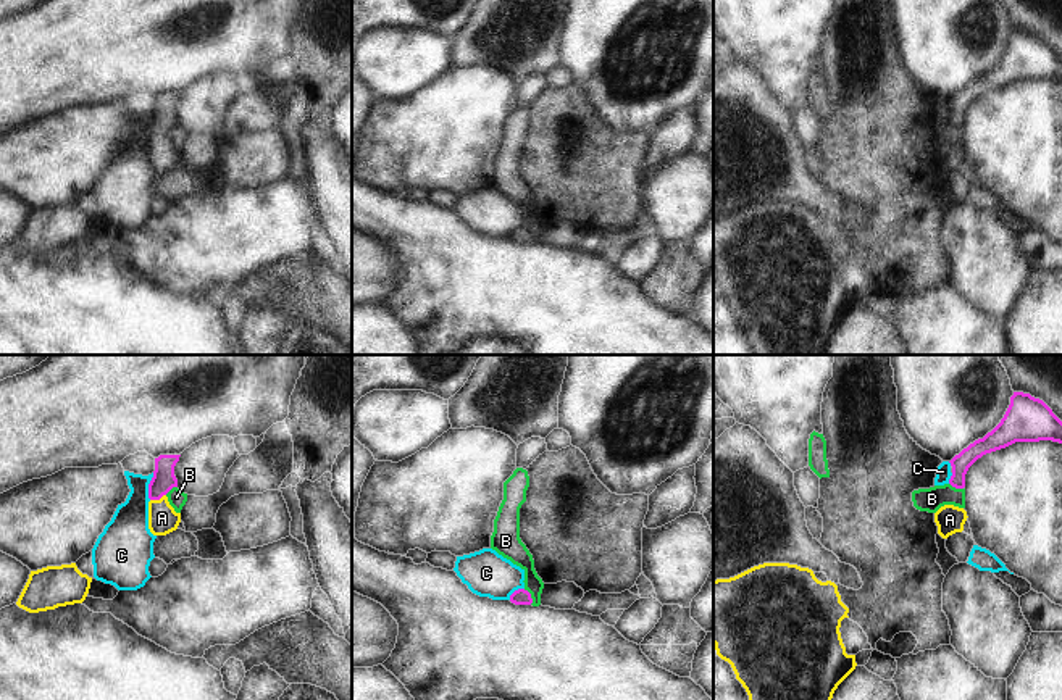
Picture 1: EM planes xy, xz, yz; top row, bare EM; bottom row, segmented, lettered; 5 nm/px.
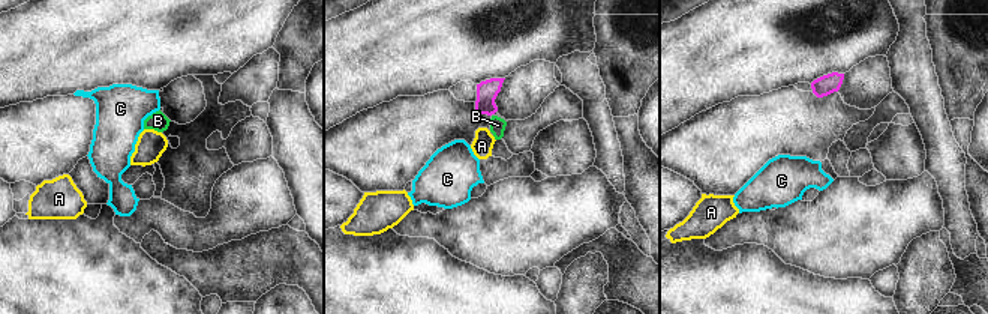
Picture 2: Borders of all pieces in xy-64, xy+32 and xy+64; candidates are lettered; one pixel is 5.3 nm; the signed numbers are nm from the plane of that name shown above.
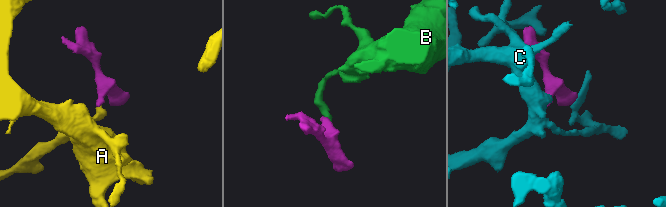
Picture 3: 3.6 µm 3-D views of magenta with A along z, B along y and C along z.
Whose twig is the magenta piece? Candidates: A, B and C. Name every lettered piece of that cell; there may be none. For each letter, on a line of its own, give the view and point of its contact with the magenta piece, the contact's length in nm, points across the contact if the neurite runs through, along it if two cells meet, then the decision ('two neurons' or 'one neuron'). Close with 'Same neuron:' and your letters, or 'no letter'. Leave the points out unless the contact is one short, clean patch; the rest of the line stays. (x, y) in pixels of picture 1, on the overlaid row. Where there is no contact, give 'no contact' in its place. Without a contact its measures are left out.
A: xy (157, 499) | 90 nm | across xy (163, 479), (157, 489), (157, 499), (162, 518) | one neuron
B: xz (530, 595) | 90 nm | along xz (523, 589), (530, 594), (531, 604) | two neurons
C: xy (149, 486) | 140 nm | two neurons
Same neuron: A

